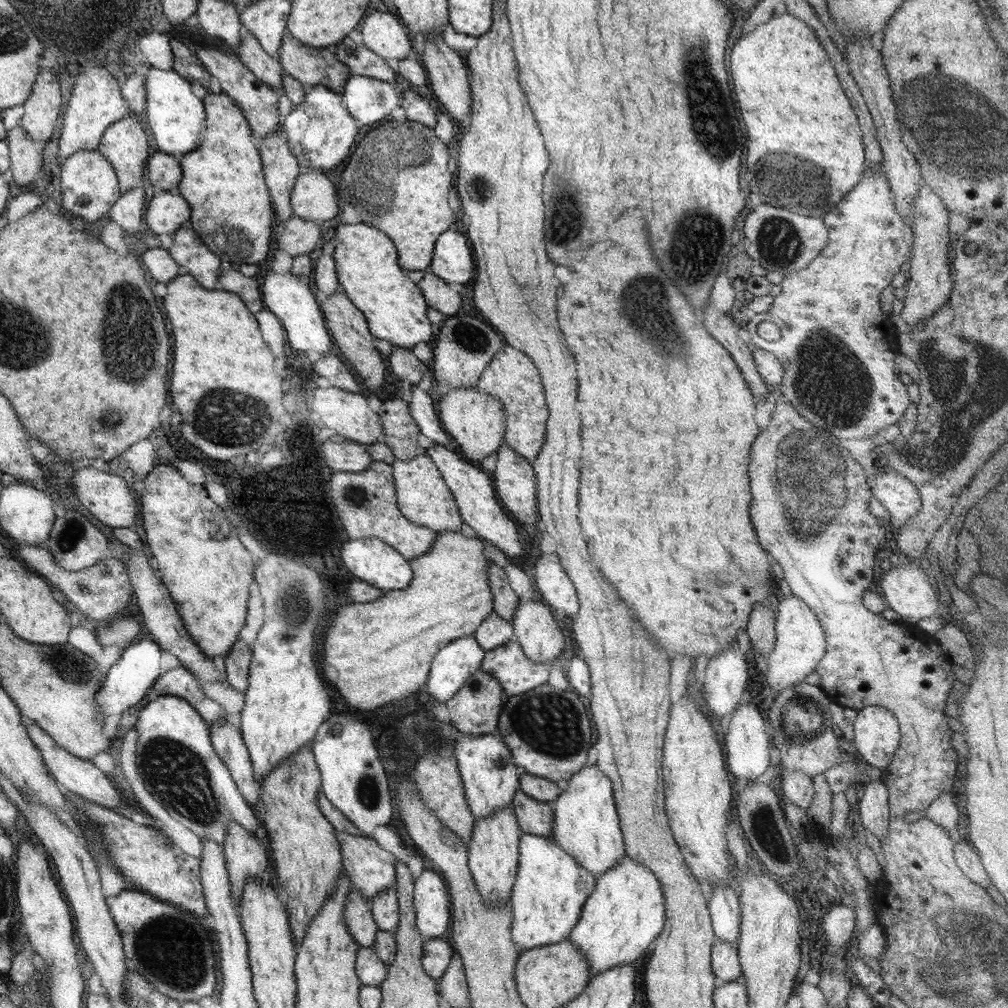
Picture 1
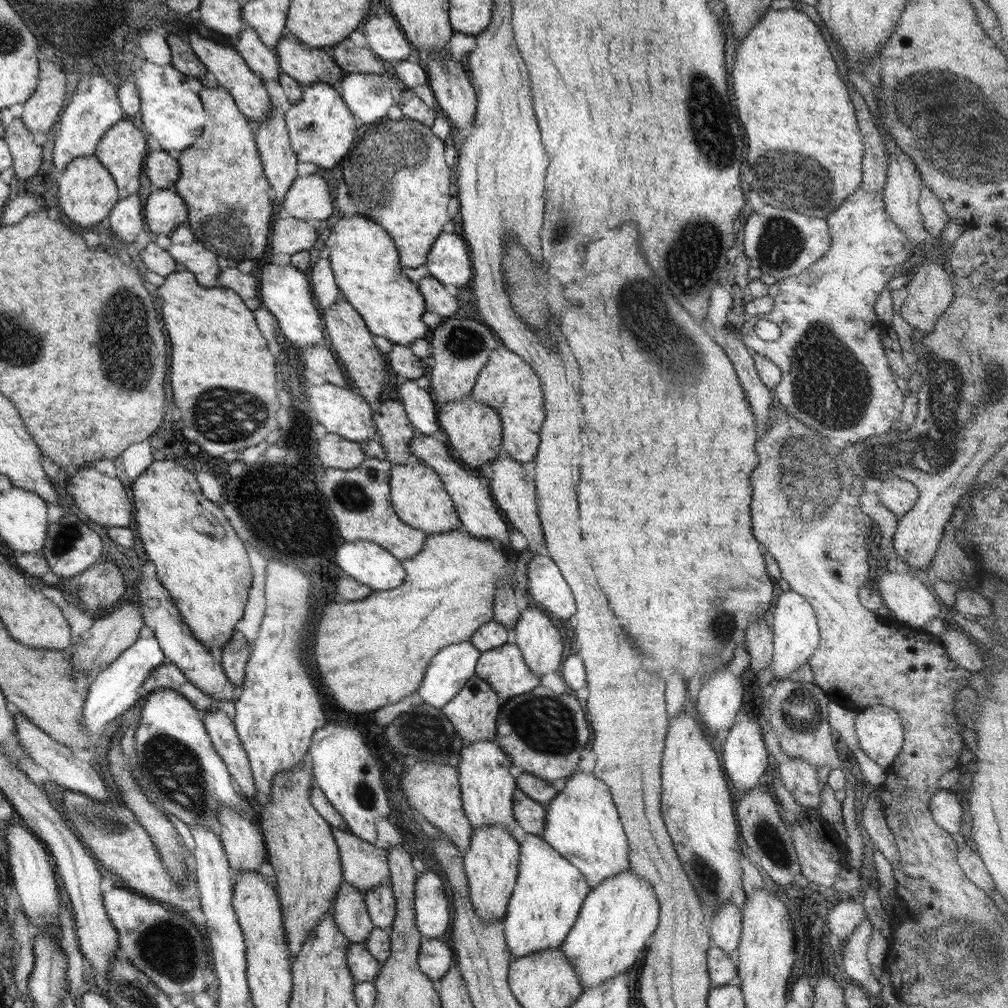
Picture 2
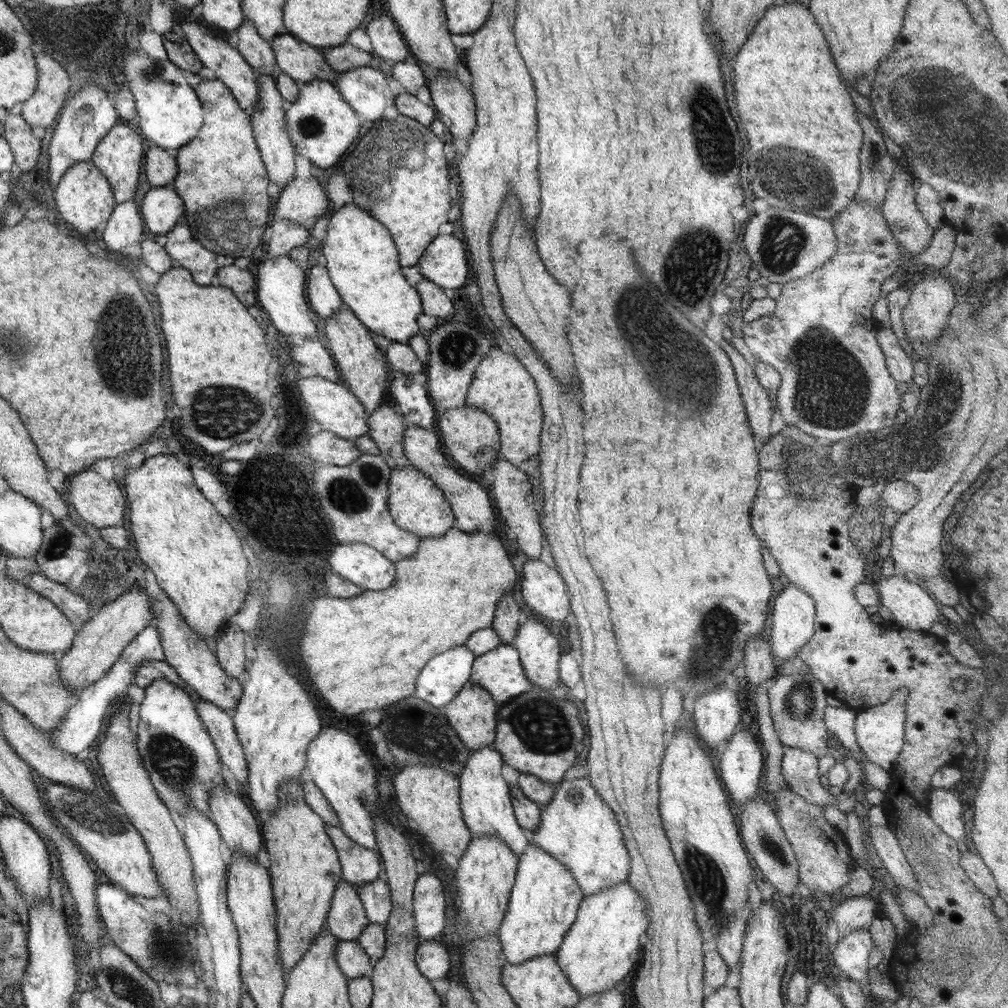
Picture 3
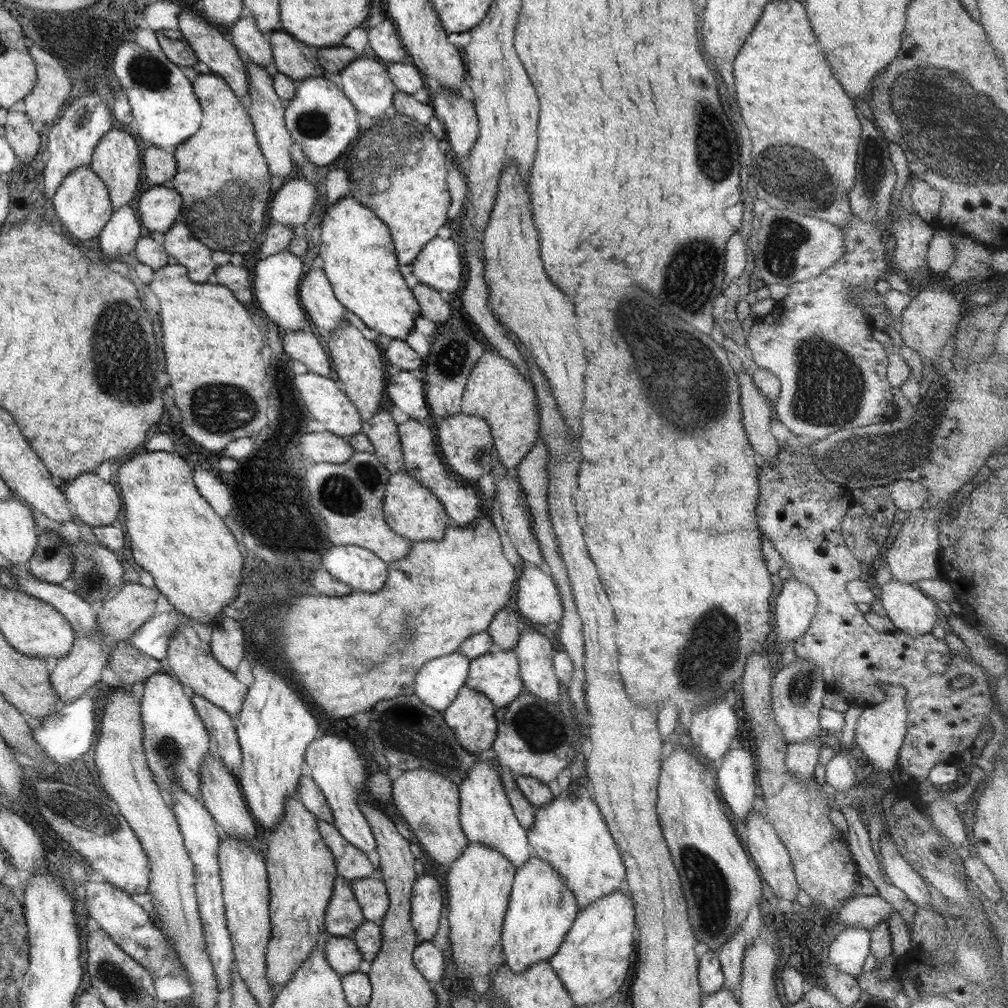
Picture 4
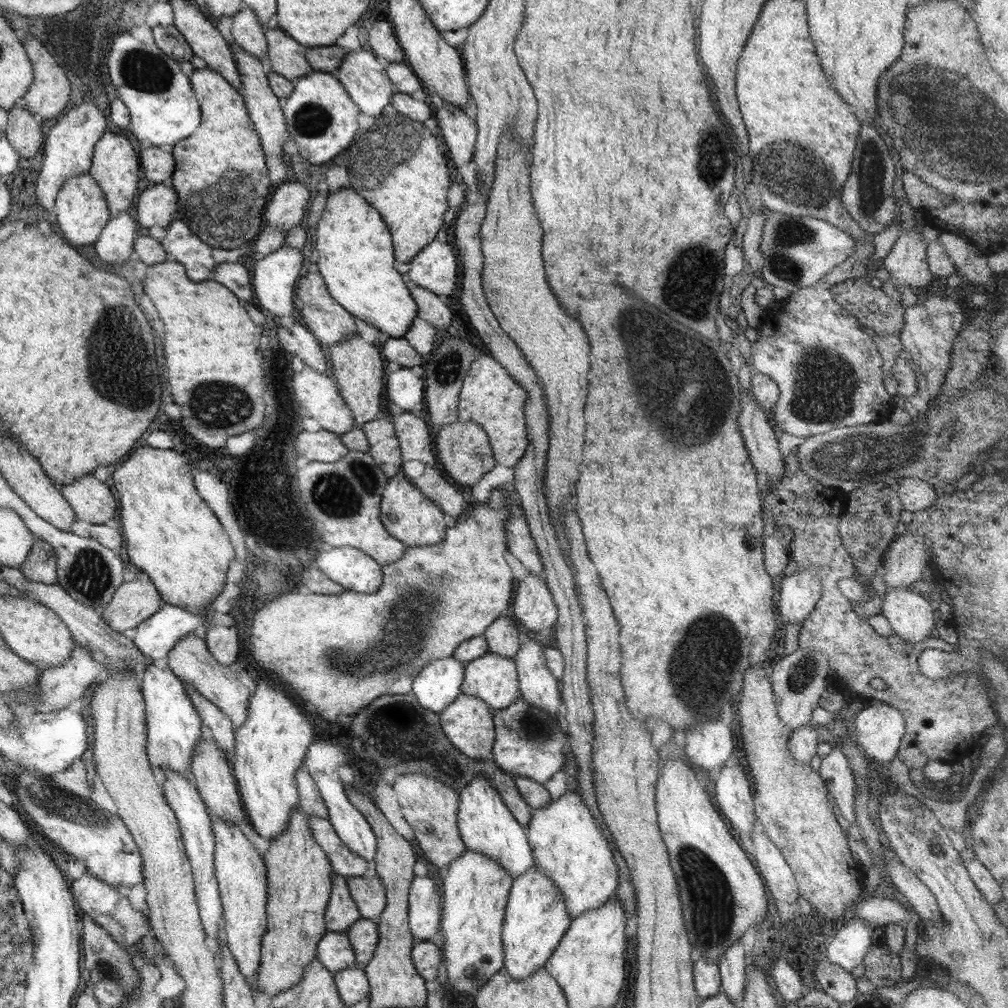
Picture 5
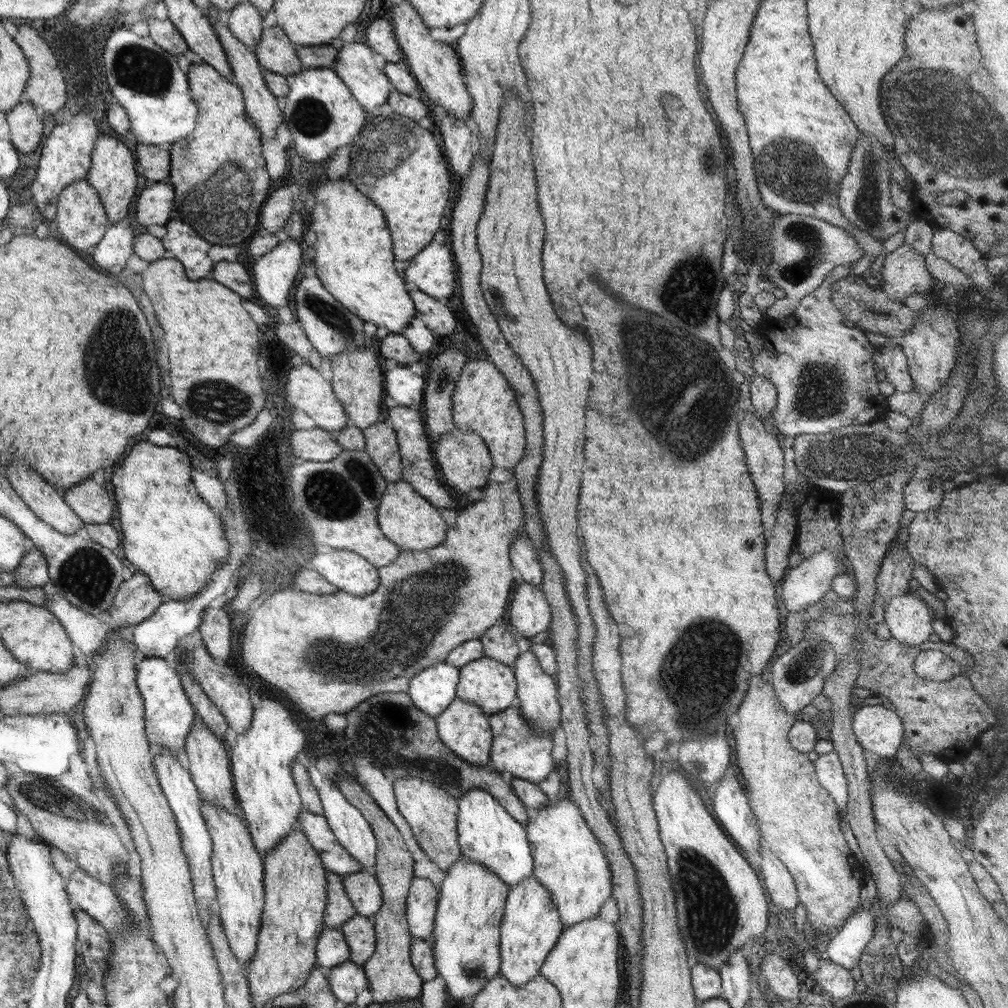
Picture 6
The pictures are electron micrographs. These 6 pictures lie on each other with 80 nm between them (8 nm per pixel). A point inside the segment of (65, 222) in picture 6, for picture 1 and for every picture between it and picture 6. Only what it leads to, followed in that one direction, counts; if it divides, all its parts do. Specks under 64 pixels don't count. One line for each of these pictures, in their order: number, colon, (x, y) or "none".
1: (89, 185)
2: (88, 192)
3: (85, 199)
4: (82, 202)
5: (82, 212)

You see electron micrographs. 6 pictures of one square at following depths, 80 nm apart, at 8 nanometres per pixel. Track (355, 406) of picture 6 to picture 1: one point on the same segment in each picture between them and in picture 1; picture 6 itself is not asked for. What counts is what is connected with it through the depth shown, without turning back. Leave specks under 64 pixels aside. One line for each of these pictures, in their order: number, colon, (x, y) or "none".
1: (347, 326)
2: (365, 366)
3: (359, 359)
4: (357, 361)
5: (358, 366)

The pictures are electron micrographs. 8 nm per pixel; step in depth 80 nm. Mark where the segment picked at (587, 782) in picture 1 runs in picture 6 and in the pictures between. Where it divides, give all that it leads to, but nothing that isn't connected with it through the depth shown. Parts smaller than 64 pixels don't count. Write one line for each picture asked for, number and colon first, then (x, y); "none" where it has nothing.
2: (582, 824)
3: (577, 828)
4: (569, 833)
5: (568, 847)
6: (567, 860)

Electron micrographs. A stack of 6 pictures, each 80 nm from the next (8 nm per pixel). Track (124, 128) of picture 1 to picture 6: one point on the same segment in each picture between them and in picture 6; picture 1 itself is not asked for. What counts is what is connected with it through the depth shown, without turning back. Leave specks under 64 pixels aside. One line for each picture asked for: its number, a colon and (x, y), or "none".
2: (122, 150)
3: (119, 156)
4: (116, 160)
5: (115, 165)
6: (112, 174)

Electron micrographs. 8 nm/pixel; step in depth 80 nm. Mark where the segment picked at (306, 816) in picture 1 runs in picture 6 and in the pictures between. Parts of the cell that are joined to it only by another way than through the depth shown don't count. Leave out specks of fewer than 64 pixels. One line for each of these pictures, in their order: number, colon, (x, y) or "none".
2: (299, 843)
3: (304, 867)
4: (301, 871)
5: (299, 873)
6: (295, 895)

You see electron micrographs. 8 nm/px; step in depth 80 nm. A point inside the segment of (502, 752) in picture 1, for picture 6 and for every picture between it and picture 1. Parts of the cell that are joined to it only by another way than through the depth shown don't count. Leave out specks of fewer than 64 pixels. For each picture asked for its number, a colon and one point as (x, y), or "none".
2: (487, 788)
3: (484, 796)
4: (486, 817)
5: (485, 824)
6: (487, 835)

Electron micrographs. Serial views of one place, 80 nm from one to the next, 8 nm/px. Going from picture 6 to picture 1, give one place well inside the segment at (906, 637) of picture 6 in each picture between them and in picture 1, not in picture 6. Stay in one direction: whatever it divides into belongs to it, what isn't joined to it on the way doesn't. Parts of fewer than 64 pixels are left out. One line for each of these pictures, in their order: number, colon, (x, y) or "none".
1: (910, 592)
2: (912, 603)
3: (912, 608)
4: (912, 612)
5: (912, 616)

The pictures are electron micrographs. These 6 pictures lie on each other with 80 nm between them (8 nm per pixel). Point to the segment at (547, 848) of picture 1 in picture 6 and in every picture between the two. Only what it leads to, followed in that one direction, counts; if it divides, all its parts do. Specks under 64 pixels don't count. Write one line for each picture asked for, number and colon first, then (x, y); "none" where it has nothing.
2: (549, 892)
3: (543, 904)
4: (541, 910)
5: (536, 918)
6: (530, 927)

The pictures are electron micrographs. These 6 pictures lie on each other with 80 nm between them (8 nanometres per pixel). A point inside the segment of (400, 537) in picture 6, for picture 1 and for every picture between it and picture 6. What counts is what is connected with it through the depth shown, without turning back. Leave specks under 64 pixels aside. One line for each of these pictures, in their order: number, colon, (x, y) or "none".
1: (423, 497)
2: (418, 497)
3: (415, 503)
4: (411, 511)
5: (408, 515)

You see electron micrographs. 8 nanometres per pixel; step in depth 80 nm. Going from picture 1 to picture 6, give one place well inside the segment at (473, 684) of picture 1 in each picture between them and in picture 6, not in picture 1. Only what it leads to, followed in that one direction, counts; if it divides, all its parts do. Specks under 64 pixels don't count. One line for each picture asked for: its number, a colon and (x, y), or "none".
2: (473, 712)
3: (472, 714)
4: (471, 717)
5: (468, 723)
6: (463, 727)

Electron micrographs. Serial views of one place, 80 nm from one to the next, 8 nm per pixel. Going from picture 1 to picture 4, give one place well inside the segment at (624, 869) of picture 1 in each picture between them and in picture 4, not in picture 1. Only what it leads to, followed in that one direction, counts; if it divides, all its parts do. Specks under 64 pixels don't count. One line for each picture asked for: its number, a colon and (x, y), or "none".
2: (617, 917)
3: (602, 946)
4: (592, 962)

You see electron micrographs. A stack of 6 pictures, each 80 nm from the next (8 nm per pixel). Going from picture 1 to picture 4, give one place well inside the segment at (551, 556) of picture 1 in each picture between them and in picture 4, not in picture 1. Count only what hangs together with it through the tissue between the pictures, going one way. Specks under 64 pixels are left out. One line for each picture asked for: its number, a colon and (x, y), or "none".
2: (548, 588)
3: (544, 591)
4: (539, 601)

